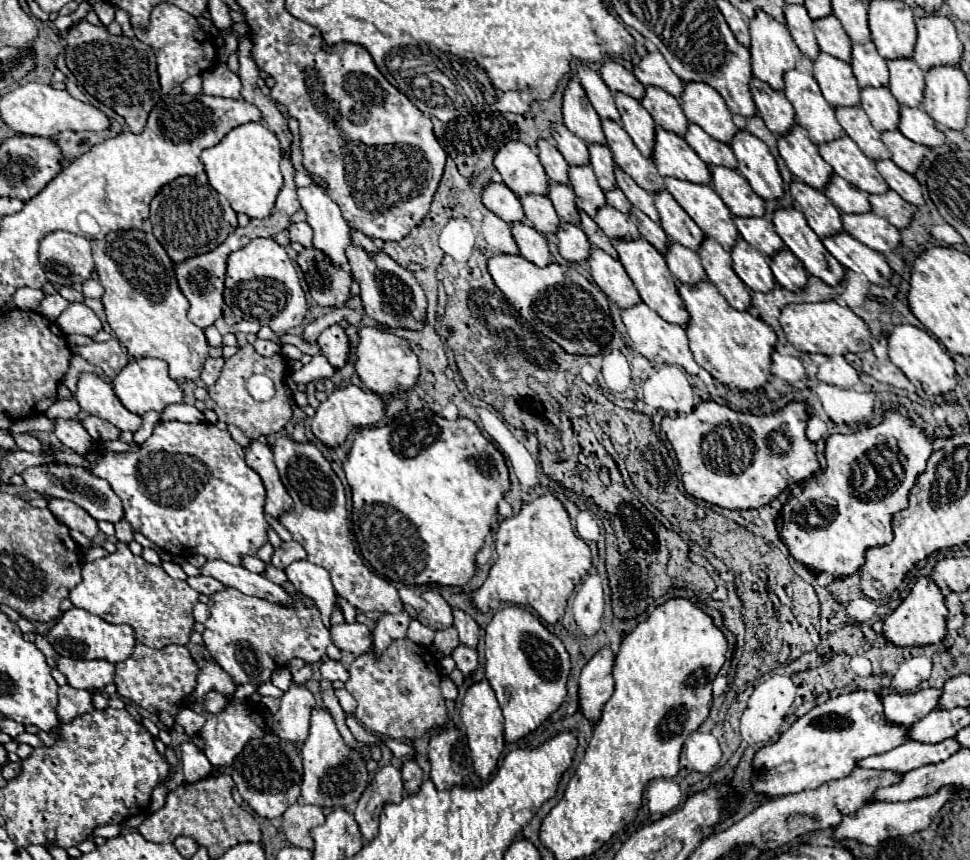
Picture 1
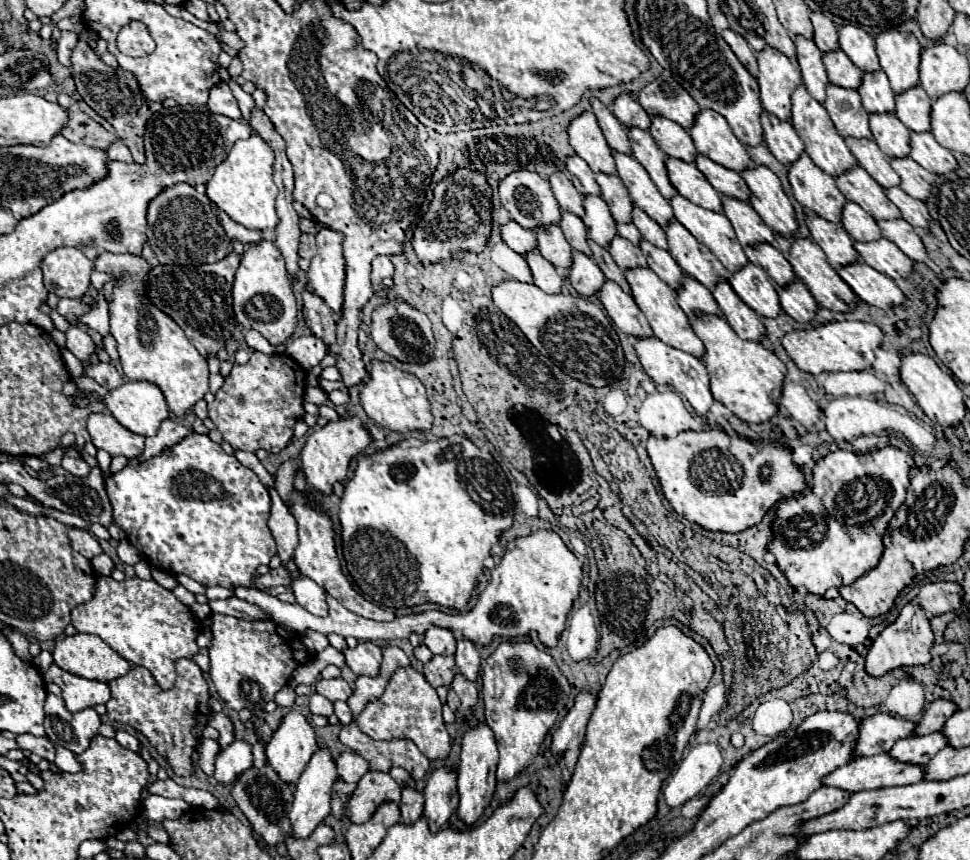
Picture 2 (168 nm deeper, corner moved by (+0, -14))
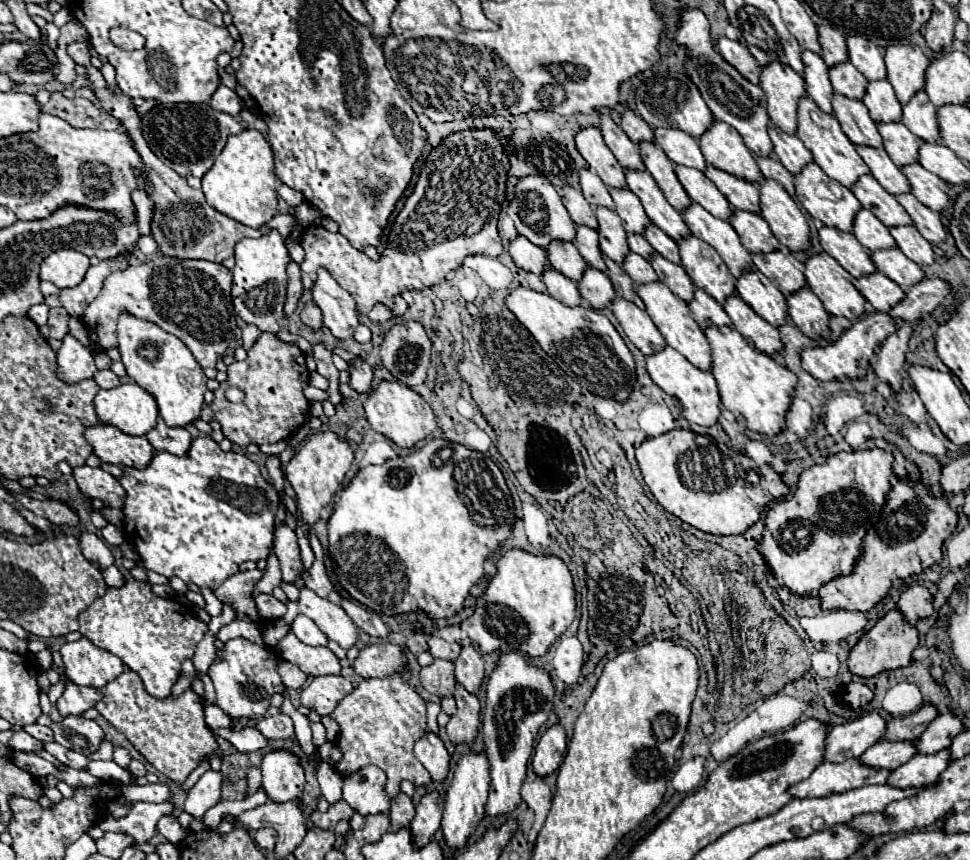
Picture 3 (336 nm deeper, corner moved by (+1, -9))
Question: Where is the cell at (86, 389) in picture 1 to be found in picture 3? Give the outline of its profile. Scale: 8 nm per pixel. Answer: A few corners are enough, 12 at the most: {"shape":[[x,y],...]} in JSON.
{"shape":[[111,424],[85,430],[109,464],[145,468],[153,446]]}

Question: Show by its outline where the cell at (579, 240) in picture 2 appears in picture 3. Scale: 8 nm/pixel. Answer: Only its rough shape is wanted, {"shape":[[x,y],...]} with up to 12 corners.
{"shape":[[577,226],[573,244],[587,264],[605,272],[597,232]]}

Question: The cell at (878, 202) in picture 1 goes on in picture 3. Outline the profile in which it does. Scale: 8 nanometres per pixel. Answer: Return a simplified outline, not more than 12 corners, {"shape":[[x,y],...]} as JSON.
{"shape":[[891,226],[901,252],[933,264],[931,244],[915,226]]}

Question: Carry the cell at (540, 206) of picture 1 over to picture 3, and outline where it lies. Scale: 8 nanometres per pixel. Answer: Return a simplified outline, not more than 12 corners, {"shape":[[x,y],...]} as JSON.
{"shape":[[553,240],[549,264],[571,280],[579,280],[587,262],[573,242]]}

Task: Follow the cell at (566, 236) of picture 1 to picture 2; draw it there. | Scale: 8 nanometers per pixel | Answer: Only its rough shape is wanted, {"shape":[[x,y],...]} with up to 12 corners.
{"shape":[[574,251],[570,283],[582,297],[596,295],[606,277],[584,253]]}

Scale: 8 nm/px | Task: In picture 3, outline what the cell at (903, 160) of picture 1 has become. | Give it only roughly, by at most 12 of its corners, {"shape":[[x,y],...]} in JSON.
{"shape":[[921,164],[901,166],[911,194],[941,212],[949,204],[943,180]]}

